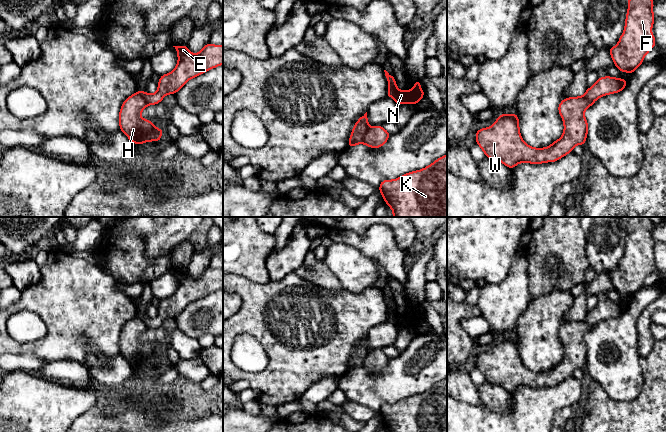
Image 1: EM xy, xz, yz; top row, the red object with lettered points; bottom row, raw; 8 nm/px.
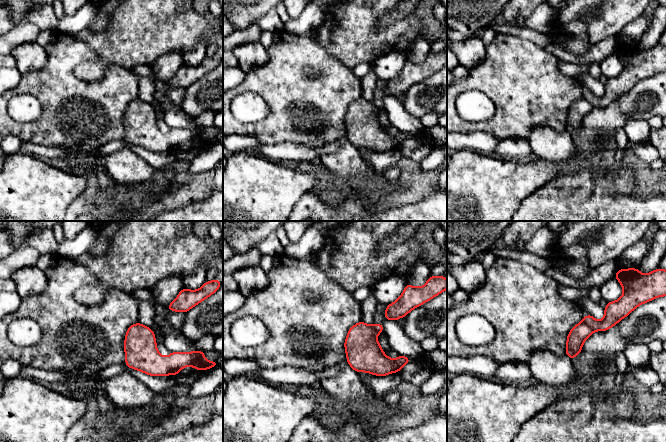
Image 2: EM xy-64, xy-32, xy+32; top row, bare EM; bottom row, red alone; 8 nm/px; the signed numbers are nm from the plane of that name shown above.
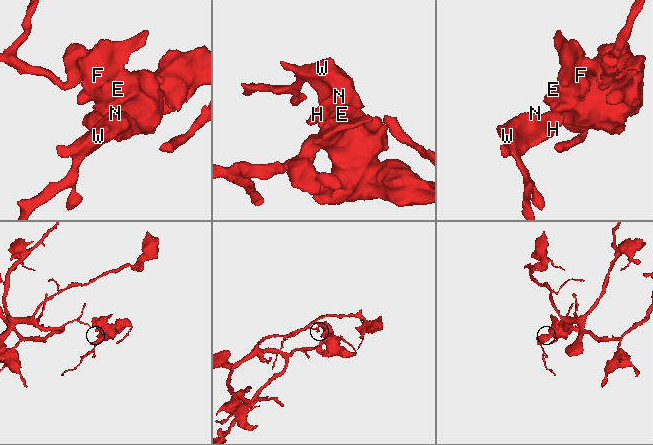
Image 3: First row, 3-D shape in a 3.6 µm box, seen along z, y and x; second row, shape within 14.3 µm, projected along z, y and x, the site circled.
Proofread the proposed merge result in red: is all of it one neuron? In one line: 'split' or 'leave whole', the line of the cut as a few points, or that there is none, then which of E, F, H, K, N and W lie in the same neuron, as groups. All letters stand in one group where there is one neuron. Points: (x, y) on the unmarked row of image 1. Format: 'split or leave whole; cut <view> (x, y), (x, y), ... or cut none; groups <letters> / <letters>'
split; cut xz (370, 352), (365, 357), (362, 366); groups E F K / H N W

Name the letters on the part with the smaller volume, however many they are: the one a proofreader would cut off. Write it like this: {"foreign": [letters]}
{"foreign": ["H", "N", "W"]}

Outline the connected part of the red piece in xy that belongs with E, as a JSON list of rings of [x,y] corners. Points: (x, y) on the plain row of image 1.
[[[207,267],[198,278],[193,278],[187,269],[173,270],[178,277],[178,288],[175,293],[160,300],[158,315],[149,318],[138,314],[148,328],[155,329],[167,318],[175,318],[185,307],[208,294],[223,288],[223,270]]]

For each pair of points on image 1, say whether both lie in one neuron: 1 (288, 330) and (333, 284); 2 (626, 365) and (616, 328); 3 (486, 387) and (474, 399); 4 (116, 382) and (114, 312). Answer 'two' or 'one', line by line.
1: two
2: one
3: two
4: two

